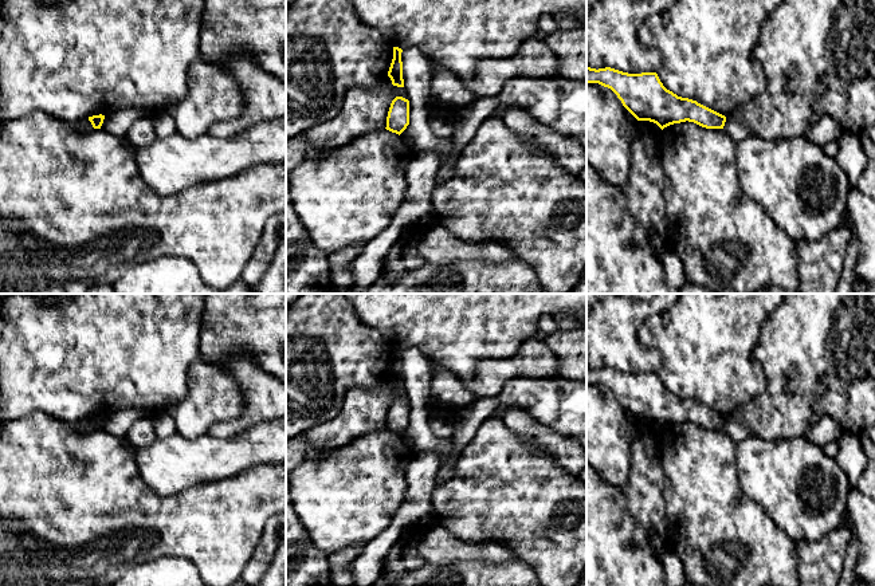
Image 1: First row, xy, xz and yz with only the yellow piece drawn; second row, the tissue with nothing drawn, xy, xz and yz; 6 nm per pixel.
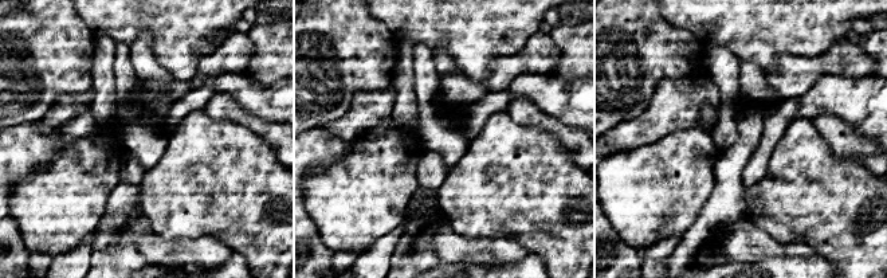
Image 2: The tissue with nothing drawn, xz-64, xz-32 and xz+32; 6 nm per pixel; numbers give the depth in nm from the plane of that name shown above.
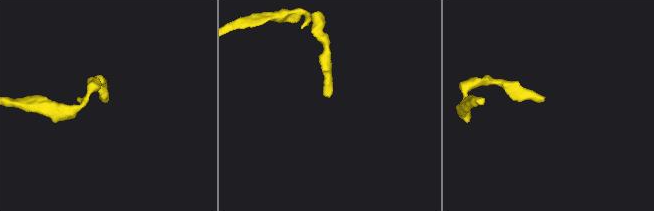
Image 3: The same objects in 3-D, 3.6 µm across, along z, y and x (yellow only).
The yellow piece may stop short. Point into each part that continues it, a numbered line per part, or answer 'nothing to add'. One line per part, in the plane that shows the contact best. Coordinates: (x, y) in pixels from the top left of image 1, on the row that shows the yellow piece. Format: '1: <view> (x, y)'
nothing to add

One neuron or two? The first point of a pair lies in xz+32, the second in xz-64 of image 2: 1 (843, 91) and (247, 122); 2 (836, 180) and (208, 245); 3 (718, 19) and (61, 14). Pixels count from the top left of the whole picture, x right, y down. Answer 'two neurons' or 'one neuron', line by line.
1: two neurons
2: two neurons
3: two neurons

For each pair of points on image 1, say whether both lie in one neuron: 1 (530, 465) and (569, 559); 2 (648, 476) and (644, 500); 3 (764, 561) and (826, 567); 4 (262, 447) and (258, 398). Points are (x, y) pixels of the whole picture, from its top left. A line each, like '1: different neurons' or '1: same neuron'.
1: same neuron
2: same neuron
3: different neurons
4: different neurons

